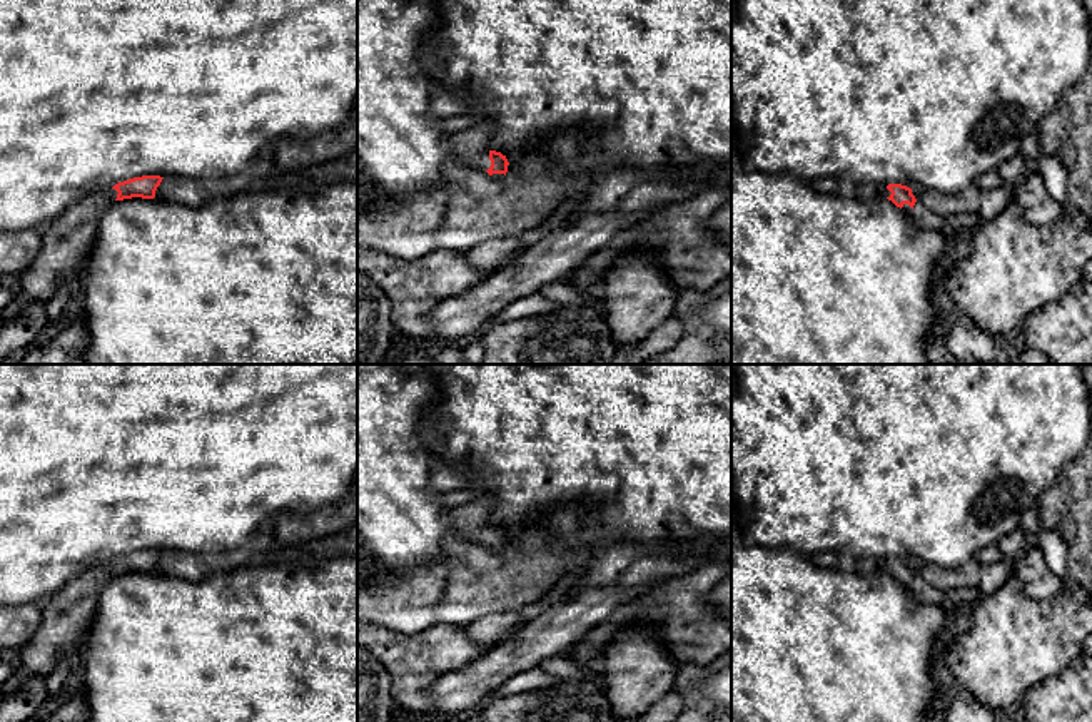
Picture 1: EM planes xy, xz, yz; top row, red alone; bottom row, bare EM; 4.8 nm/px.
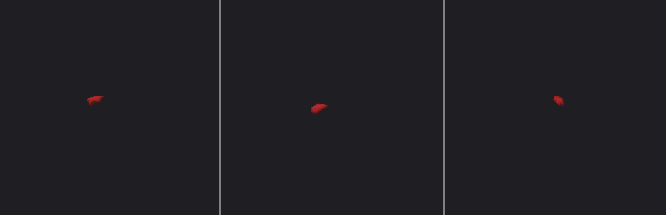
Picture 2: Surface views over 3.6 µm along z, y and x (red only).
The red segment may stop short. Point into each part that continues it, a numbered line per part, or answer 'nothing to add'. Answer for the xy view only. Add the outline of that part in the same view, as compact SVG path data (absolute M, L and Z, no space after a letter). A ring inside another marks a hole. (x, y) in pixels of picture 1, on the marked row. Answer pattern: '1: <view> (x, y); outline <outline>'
1: xy (67, 241); outline M115 189L90 194L42 229L40 251L22 274L18 292L0 311L0 328L15 319L27 304L47 304L60 284L78 282L94 251L100 217L117 194Z

